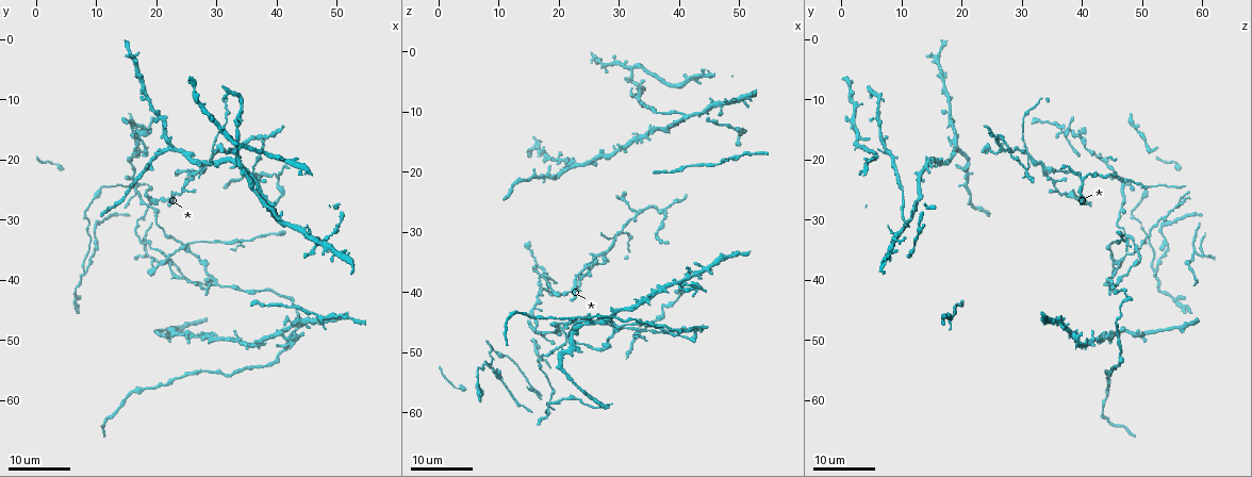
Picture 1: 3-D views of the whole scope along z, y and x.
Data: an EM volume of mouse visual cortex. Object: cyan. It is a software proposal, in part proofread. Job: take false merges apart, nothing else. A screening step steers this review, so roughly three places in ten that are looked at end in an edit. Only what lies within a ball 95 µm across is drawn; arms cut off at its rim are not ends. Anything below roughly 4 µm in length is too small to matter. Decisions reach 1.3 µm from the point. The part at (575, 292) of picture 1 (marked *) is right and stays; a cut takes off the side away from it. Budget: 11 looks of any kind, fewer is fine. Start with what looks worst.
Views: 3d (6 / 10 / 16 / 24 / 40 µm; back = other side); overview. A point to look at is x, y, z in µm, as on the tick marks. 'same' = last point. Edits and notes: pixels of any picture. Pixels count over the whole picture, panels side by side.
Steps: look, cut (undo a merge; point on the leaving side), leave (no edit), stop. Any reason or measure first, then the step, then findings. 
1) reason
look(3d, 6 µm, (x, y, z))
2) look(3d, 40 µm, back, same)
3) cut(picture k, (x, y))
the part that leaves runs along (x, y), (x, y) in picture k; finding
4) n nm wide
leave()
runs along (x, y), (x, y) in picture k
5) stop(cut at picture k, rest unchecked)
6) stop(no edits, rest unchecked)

four or more arms meet
look(3d, 16 µm, (33.5, 33.5, 46.5))

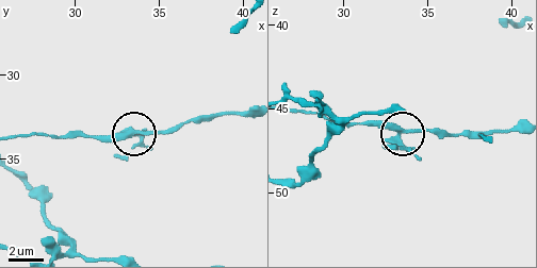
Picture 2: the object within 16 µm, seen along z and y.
look(3d, 6 µm, (33.3, 33.3, 46.4))

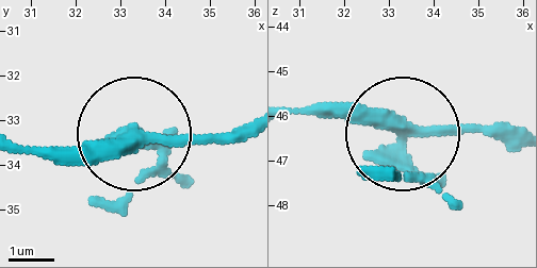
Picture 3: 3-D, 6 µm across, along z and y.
4 arms
leave()
runs along (293, 107), (385, 112), (449, 206) in picture 3; one cell here

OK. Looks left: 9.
four or more arms meet
look(3d, 24 µm, (41.0, 30.5, 10.5))

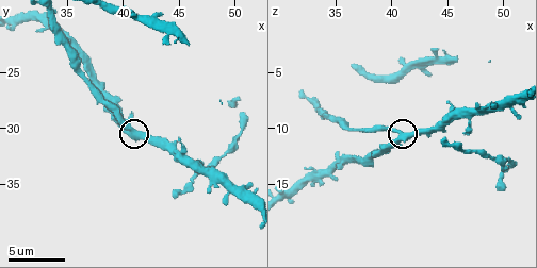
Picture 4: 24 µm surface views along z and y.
look(3d, 10 µm, (40.8, 30.0, 10.4))

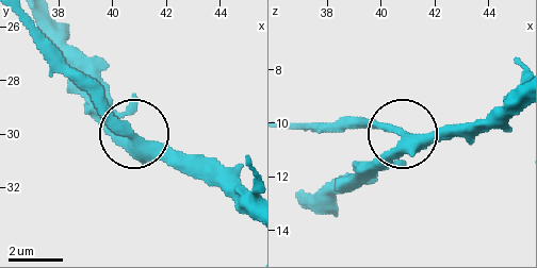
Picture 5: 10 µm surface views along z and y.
4 arms
leave()
all the same cell

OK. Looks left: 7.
four or more arms meet
look(3d, 16 µm, (17.0, 15.5, 37.0))

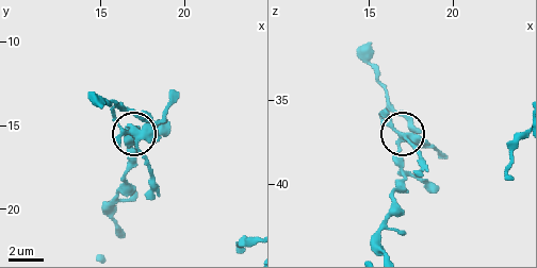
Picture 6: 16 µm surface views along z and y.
look(3d, 10 µm, (16.9, 15.3, 37.0))

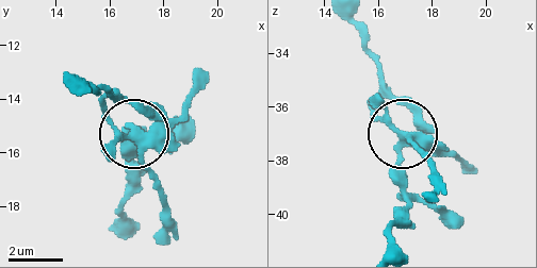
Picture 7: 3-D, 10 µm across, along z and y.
cut(picture 7, (156, 182))
the part that leaves runs along (144, 148), (164, 207), (160, 239) in picture 7; two cells meet here

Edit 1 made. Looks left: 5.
look(overview)

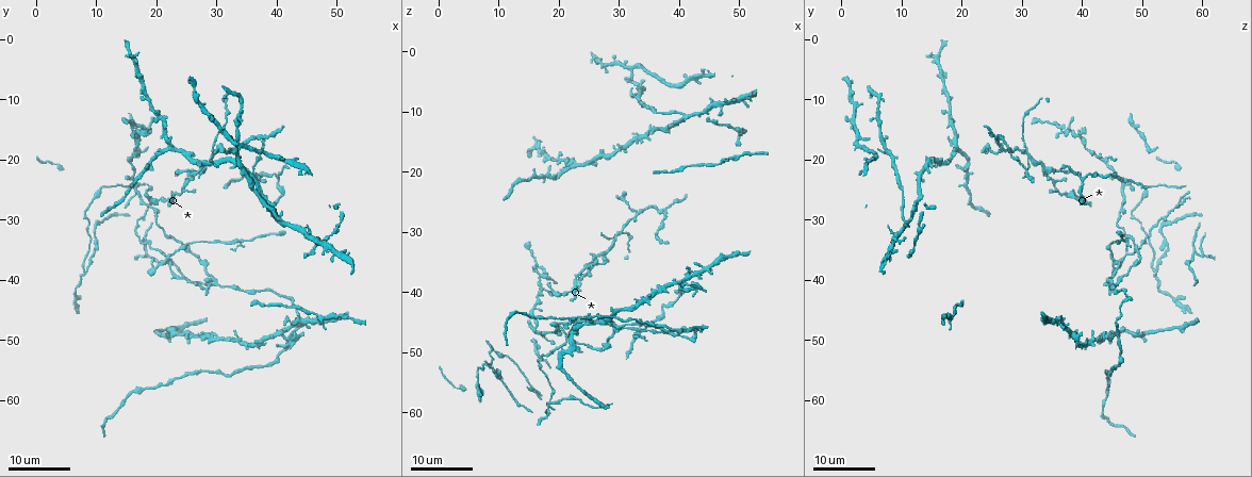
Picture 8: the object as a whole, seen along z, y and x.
look(3d, 16 µm, (41.0, 49.0, 37.5))

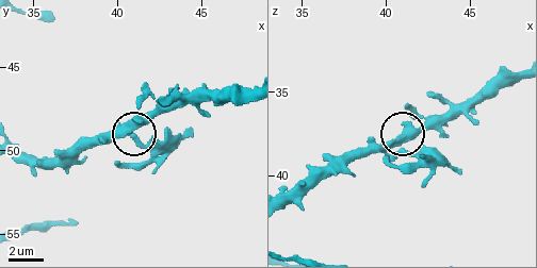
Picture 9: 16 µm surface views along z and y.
zoom in
look(3d, 10 µm, (40.8, 48.7, 38.1))

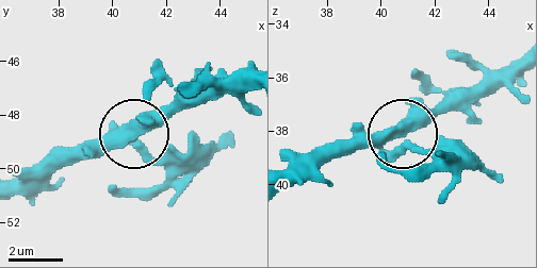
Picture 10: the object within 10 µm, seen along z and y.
3 arms
cut(picture 10, (143, 157))
two cells meet here

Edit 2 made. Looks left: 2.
look(3d, 24 µm, (29.0, 49.5, 44.0))

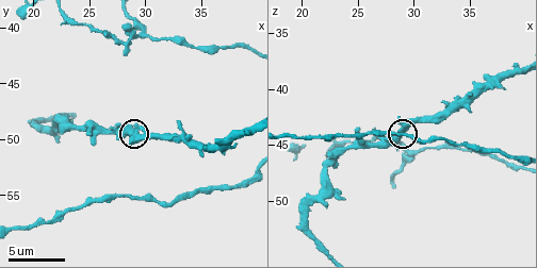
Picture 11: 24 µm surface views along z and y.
look(3d, 6 µm, same)

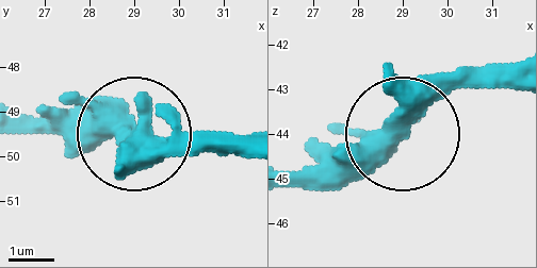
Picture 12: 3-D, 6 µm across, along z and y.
leave()
all the same cell

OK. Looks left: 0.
stop(cut at picture 7, cut at picture 10, rest unchecked)

